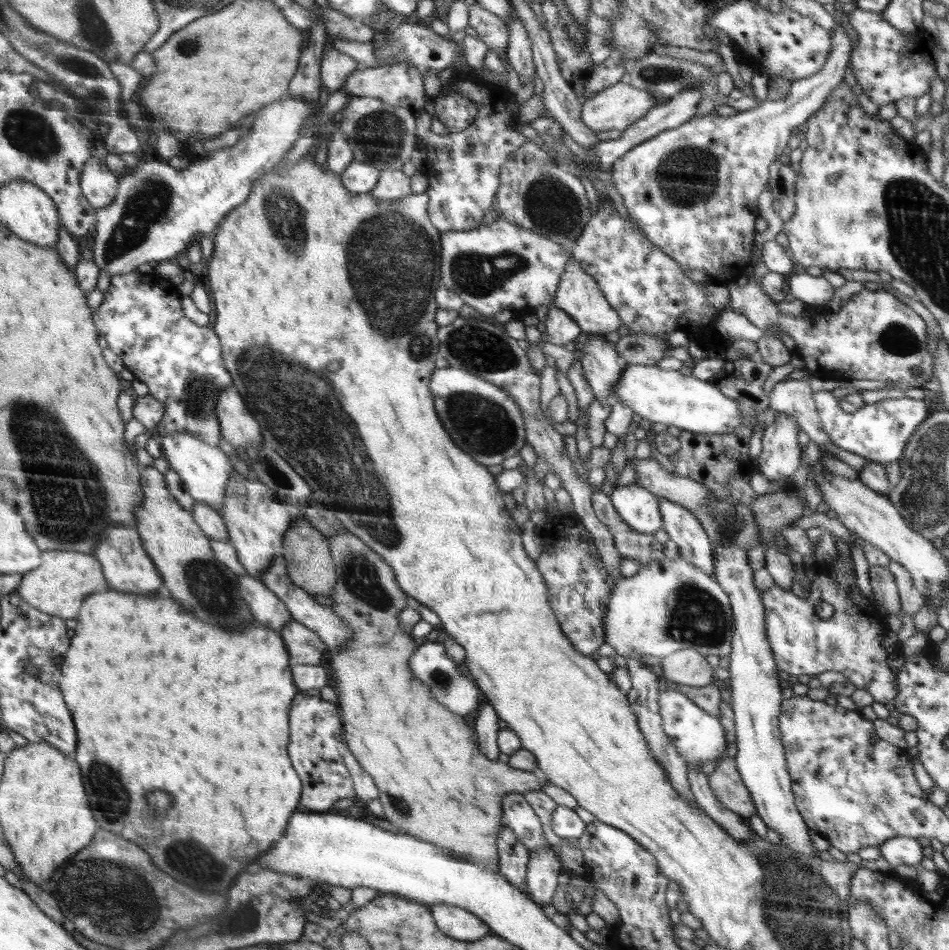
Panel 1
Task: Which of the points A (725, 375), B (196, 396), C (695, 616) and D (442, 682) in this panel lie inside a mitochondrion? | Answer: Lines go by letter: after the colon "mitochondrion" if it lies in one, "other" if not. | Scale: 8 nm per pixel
A: other
B: mitochondrion
C: mitochondrion
D: mitochondrion

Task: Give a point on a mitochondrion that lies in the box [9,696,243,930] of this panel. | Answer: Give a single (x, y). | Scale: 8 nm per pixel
(189, 858)

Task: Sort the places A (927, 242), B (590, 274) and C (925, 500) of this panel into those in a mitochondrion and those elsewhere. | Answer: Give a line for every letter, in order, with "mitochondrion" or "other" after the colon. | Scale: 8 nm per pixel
A: mitochondrion
B: other
C: mitochondrion

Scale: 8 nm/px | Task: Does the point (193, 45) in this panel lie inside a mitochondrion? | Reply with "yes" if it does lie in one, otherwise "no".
yes

